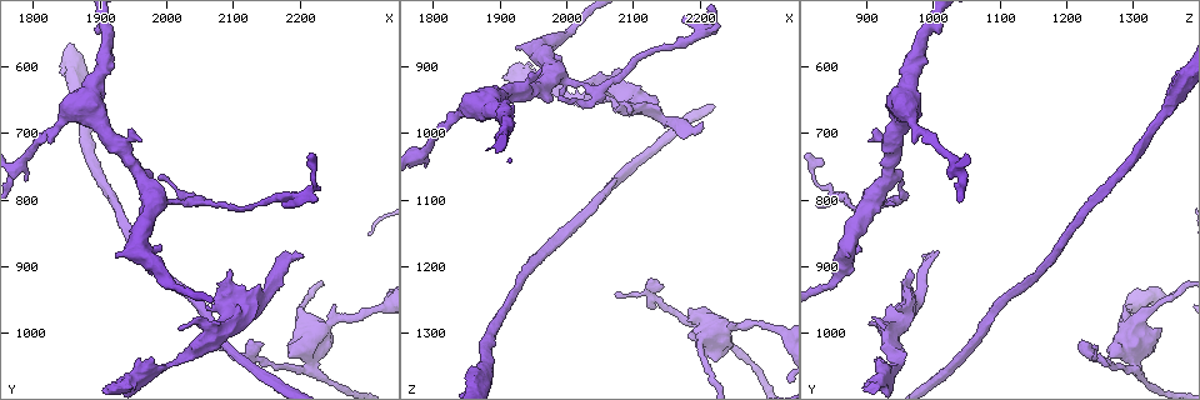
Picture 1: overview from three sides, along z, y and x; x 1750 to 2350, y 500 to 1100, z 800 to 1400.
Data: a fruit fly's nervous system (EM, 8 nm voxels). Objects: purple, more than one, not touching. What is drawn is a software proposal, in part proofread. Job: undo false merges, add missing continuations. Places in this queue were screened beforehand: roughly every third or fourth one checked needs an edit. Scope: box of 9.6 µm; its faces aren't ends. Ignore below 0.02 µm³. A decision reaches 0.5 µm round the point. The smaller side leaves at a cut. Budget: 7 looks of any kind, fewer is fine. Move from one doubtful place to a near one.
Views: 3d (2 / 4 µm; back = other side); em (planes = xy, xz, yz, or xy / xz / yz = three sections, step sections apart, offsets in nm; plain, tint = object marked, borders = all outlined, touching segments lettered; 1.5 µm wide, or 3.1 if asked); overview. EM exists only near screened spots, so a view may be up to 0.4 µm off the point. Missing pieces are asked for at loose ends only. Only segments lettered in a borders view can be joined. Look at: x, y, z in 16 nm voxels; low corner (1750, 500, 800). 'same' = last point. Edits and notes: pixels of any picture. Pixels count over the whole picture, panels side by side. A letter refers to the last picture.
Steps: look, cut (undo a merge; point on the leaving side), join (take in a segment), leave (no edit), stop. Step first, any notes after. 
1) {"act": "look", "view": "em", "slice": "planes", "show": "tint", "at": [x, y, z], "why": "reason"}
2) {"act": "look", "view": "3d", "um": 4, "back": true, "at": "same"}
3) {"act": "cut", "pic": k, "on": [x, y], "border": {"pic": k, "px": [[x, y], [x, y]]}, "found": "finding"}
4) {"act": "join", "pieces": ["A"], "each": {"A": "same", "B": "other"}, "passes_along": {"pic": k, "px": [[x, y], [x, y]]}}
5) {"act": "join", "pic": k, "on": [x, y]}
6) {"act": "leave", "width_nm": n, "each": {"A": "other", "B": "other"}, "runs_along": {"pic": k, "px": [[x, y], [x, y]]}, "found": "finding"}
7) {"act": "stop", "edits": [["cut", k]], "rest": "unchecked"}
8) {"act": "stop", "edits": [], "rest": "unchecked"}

{"act": "look", "view": "3d", "um": 4, "at": [2220, 1040, 1300], "why": "looks like a crossing"}

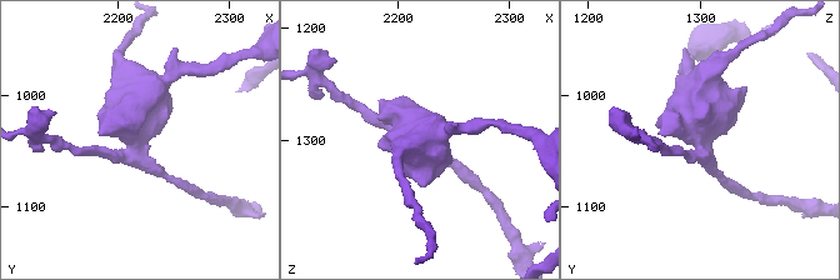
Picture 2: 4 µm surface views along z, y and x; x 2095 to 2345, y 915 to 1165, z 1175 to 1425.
{"act": "look", "view": "em", "slice": "planes", "show": "tint", "at": [2224, 1034, 1306]}

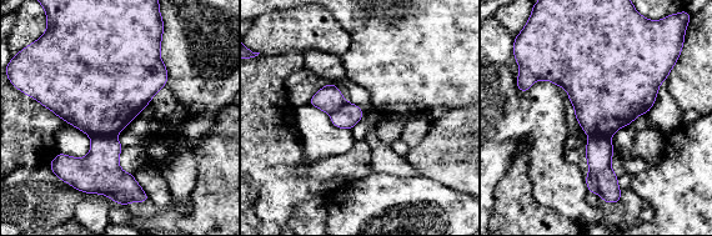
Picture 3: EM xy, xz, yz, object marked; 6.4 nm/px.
{"act": "look", "view": "em", "slice": "planes", "show": "borders", "at": "same", "why": "what lies round it"}

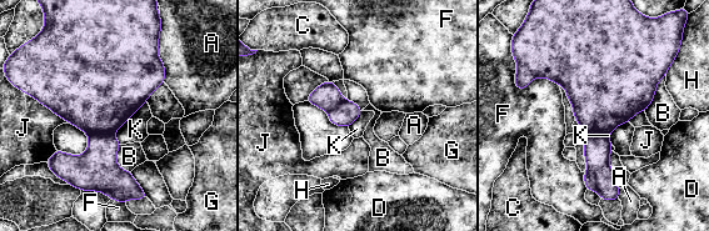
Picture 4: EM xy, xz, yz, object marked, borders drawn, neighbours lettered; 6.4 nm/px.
{"act": "cut", "pic": 4, "on": [98, 95], "longest_contact_nm": ["J", 360], "each": {"A": "other", "B": "other", "C": "other", "D": "other", "F": "other", "G": "other", "H": "other", "J": "other", "K": "other"}, "border": {"pic": 4, "px": [[113, 132], [94, 132], [89, 136]]}, "found": "a second neuron is stuck on"}

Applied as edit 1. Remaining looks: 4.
{"act": "look", "view": "3d", "um": 4, "at": [2005, 1050, 955], "why": "narrows sharply"}

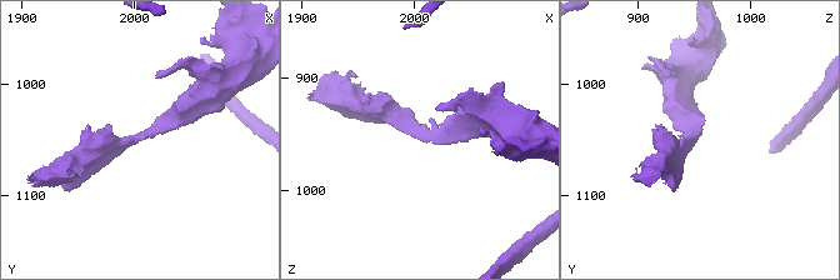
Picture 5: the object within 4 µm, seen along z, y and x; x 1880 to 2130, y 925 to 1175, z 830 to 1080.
{"act": "look", "view": "em", "slice": "xz", "step": 8, "show": "tint", "at": [2002, 1048, 952], "arm_widths_nm": [300, 300]}

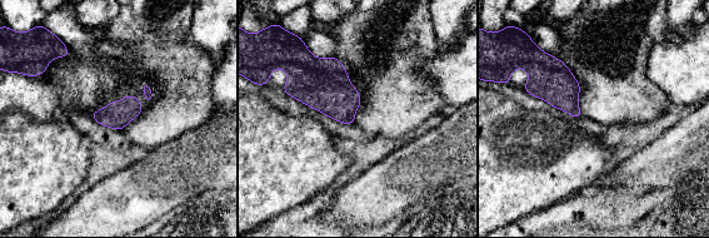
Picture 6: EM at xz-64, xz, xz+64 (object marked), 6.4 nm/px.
{"act": "look", "view": "em", "slice": "planes", "show": "borders", "at": "same"}

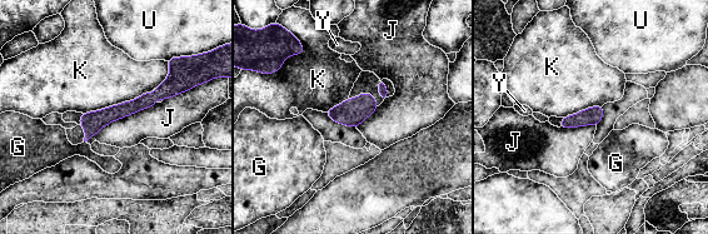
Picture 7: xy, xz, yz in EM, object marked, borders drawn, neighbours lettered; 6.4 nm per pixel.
{"act": "leave", "each": {"G": "other", "J": "other", "K": "other", "U": "other", "Y": "other"}, "runs_along": {"pic": 7, "px": [[176, 88], [104, 116], [88, 134]]}, "found": "continuous, no second neuron"}

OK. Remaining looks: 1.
{"act": "stop", "edits": [["cut", 4]], "rest": "unchecked"}

